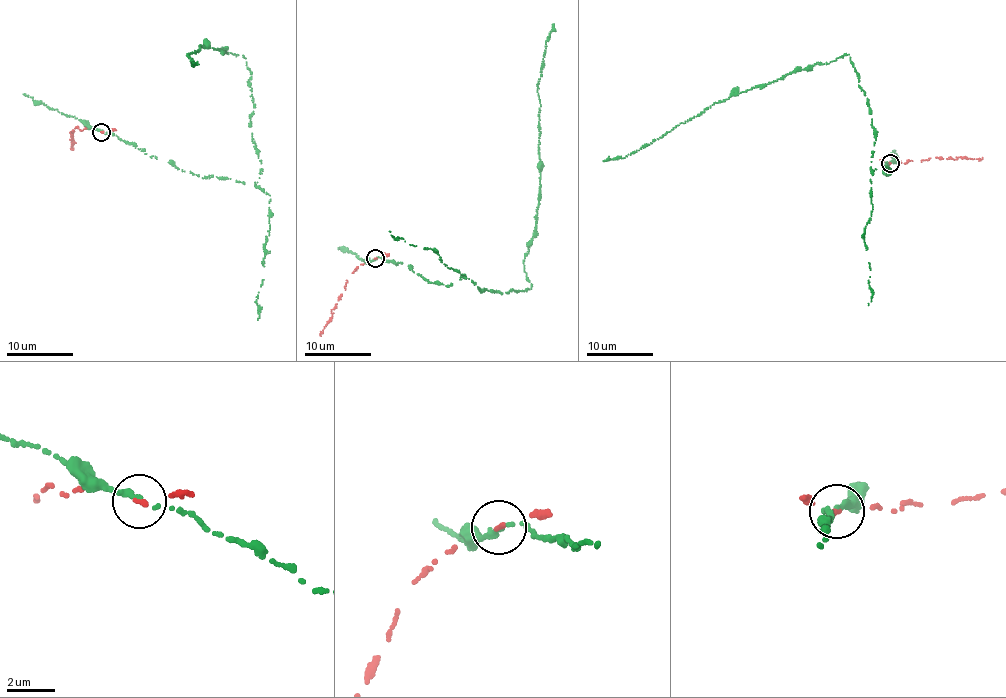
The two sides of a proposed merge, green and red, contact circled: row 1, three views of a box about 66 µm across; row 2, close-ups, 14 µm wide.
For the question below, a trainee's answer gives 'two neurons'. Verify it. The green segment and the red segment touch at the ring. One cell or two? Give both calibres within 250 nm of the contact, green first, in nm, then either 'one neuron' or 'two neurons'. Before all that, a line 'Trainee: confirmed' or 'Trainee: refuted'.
Trainee: confirmed
180 nm thick on the green side, 170 nm on the other; two neurons

